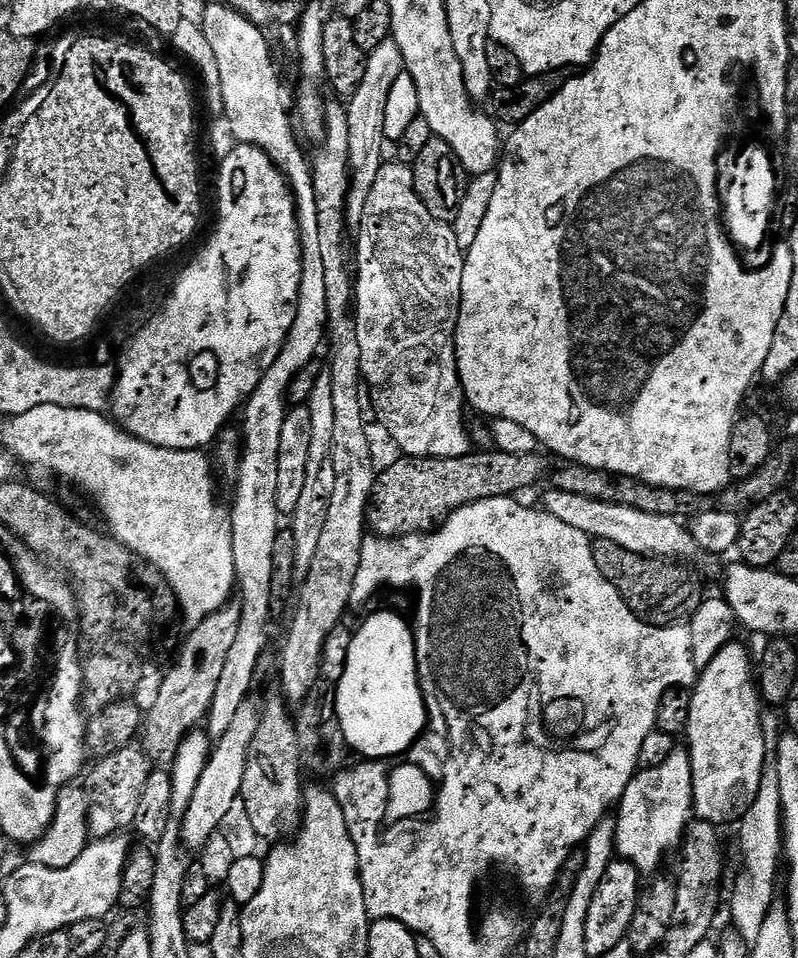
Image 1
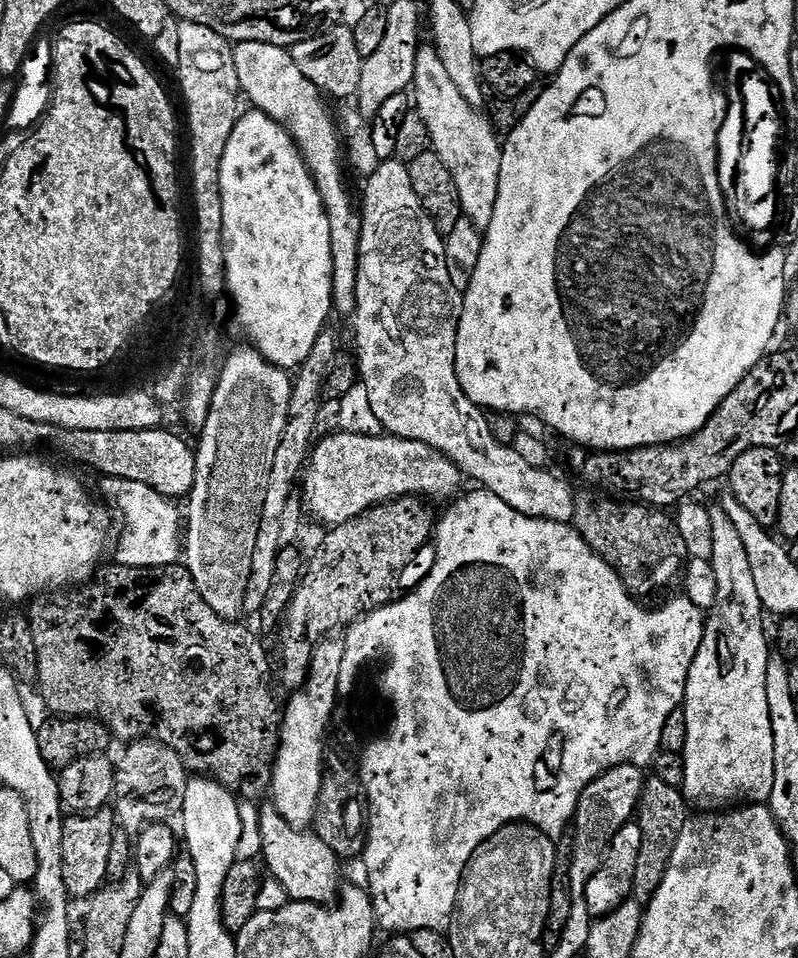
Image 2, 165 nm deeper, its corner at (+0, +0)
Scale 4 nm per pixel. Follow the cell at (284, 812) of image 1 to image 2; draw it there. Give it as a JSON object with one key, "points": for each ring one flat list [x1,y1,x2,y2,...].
{"points":[[268,806,260,813,262,859,268,863,272,876,289,892,291,899,308,904,335,901,340,884,341,861,334,850,322,842,315,831,295,828,279,813,275,806]]}

